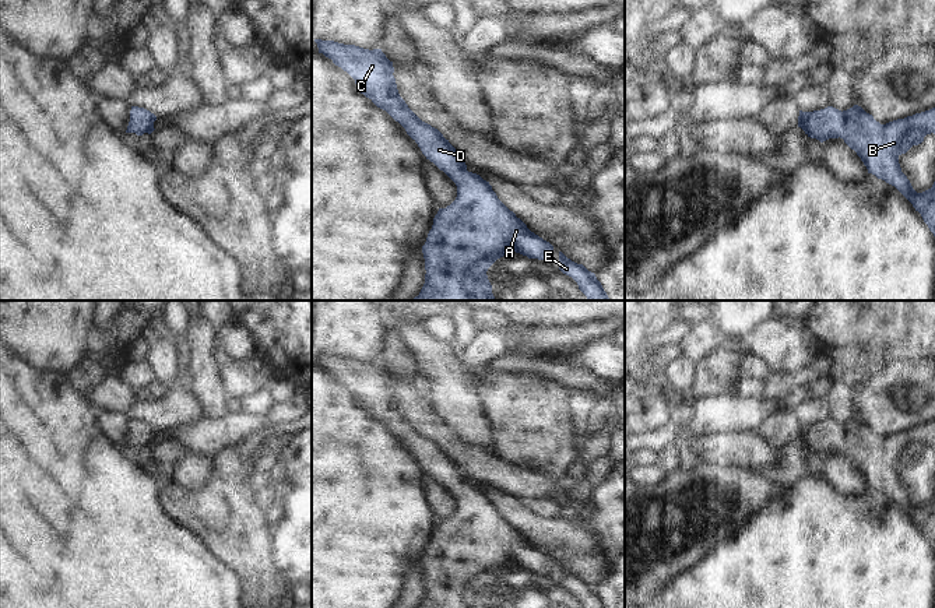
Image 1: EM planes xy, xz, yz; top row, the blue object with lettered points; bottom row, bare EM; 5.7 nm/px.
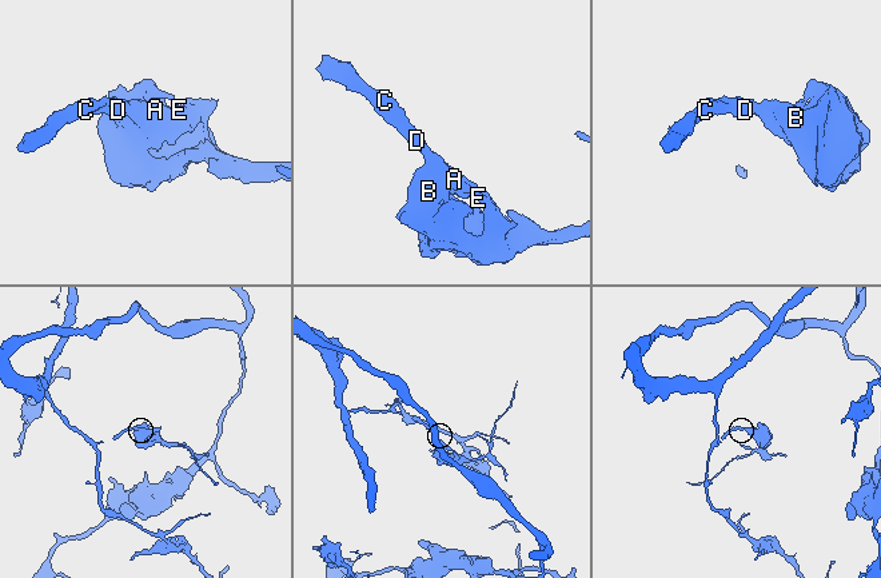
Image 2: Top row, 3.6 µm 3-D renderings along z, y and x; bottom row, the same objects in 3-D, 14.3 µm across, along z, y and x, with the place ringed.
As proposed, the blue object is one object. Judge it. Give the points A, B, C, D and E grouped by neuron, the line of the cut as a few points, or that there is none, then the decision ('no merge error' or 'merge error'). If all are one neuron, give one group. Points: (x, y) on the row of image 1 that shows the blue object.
A B C D E | no cut | no merge error

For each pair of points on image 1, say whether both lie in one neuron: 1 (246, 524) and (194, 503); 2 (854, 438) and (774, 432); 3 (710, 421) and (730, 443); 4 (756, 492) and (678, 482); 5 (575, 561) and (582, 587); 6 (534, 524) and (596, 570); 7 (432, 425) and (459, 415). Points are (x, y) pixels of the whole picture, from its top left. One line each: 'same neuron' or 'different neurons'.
1: same neuron
2: different neurons
3: different neurons
4: same neuron
5: different neurons
6: same neuron
7: different neurons

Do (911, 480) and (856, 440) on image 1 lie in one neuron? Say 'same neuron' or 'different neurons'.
same neuron

